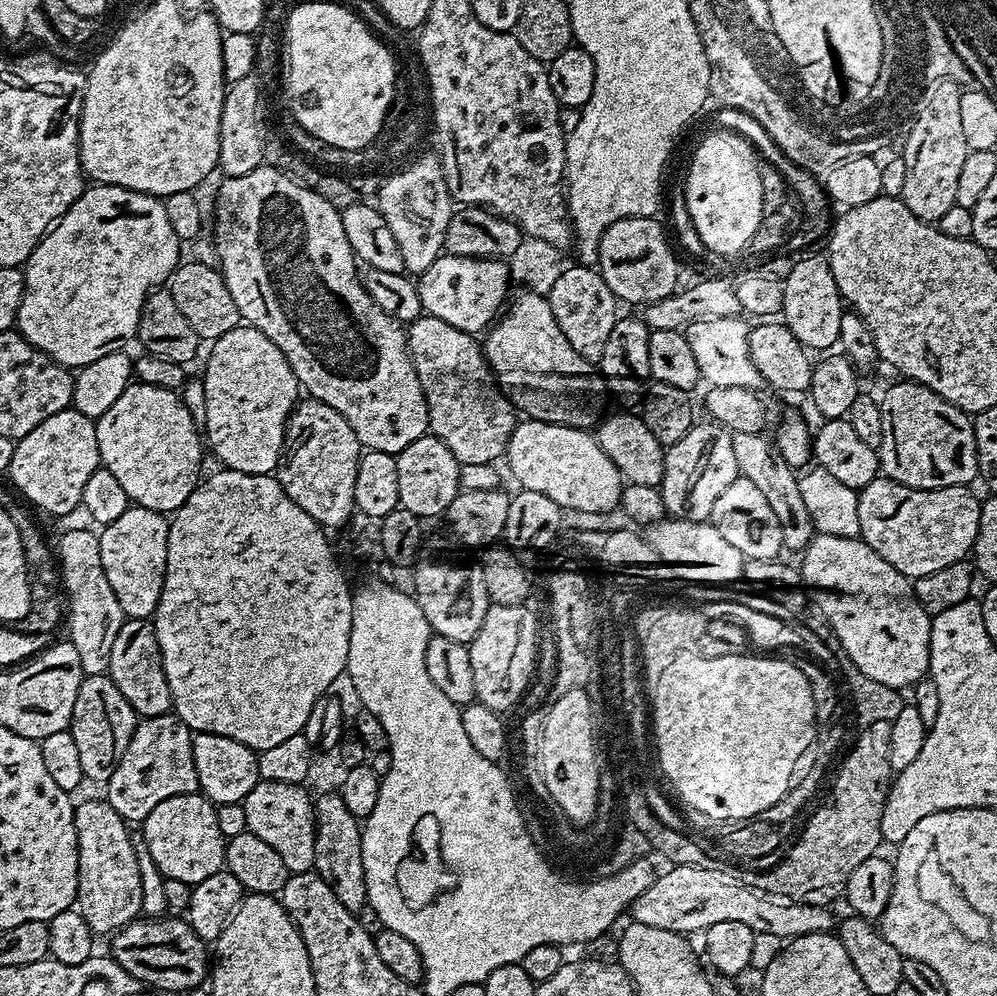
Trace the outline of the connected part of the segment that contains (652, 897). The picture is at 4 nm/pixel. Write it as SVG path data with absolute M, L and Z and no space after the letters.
M678 864L667 869L669 872L661 871L657 875L653 884L649 889L646 889L644 893L631 904L630 915L631 919L637 924L645 924L646 926L658 926L658 930L670 930L671 932L679 932L681 934L689 934L688 932L696 932L696 934L702 934L710 926L715 926L717 922L743 922L744 925L750 926L752 932L761 932L762 934L778 934L782 938L795 938L797 936L805 936L806 934L814 934L815 932L832 932L834 928L834 922L832 926L832 908L822 904L803 904L797 900L791 898L785 898L783 896L773 896L770 892L763 892L760 888L753 888L751 883L744 882L739 884L736 880L731 880L731 875L719 872L718 870L710 870L709 868L703 868L702 866L686 866L685 864Z

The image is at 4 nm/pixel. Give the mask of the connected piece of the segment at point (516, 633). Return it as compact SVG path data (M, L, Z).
M492 604L486 610L482 630L468 645L470 667L474 669L474 690L479 703L501 714L519 702L536 668L536 616L524 604Z

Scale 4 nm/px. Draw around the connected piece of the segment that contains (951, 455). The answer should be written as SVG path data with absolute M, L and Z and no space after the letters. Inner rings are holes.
M904 378L899 382L901 384L890 385L884 396L879 397L882 414L882 442L878 449L880 472L911 488L971 485L980 470L973 417L915 380Z

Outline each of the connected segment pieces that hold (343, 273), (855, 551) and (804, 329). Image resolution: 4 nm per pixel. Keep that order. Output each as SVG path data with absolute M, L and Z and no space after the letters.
M265 163L250 170L250 174L229 176L221 181L220 189L216 192L216 256L220 259L218 271L226 282L226 290L230 290L230 298L234 298L234 306L238 310L241 321L245 325L257 328L262 334L266 334L266 338L270 338L270 342L278 346L278 350L288 359L288 364L300 379L301 389L311 399L321 400L326 406L338 410L338 414L342 414L342 418L350 422L354 434L360 439L365 449L395 456L396 453L406 450L410 442L425 436L429 431L428 403L408 353L405 325L395 320L390 314L386 314L382 306L375 304L367 287L362 283L362 276L360 280L359 274L356 273L358 261L350 246L350 238L346 238L346 230L342 230L341 209L334 207L329 200L322 198L314 190L302 186L286 173Z
M820 532L813 536L809 544L804 545L798 567L805 589L810 590L811 603L825 614L826 622L833 628L846 653L853 659L854 666L862 674L866 674L874 682L897 690L911 689L929 675L932 617L926 610L922 610L913 581L894 570L894 566L890 566L890 562L886 562L882 554L878 554L865 540L855 536Z
M823 255L803 256L797 259L794 270L790 270L790 274L782 281L784 286L782 320L788 325L794 338L798 338L798 342L802 342L805 348L809 350L828 348L840 339L839 322L845 312L842 297L827 259Z

